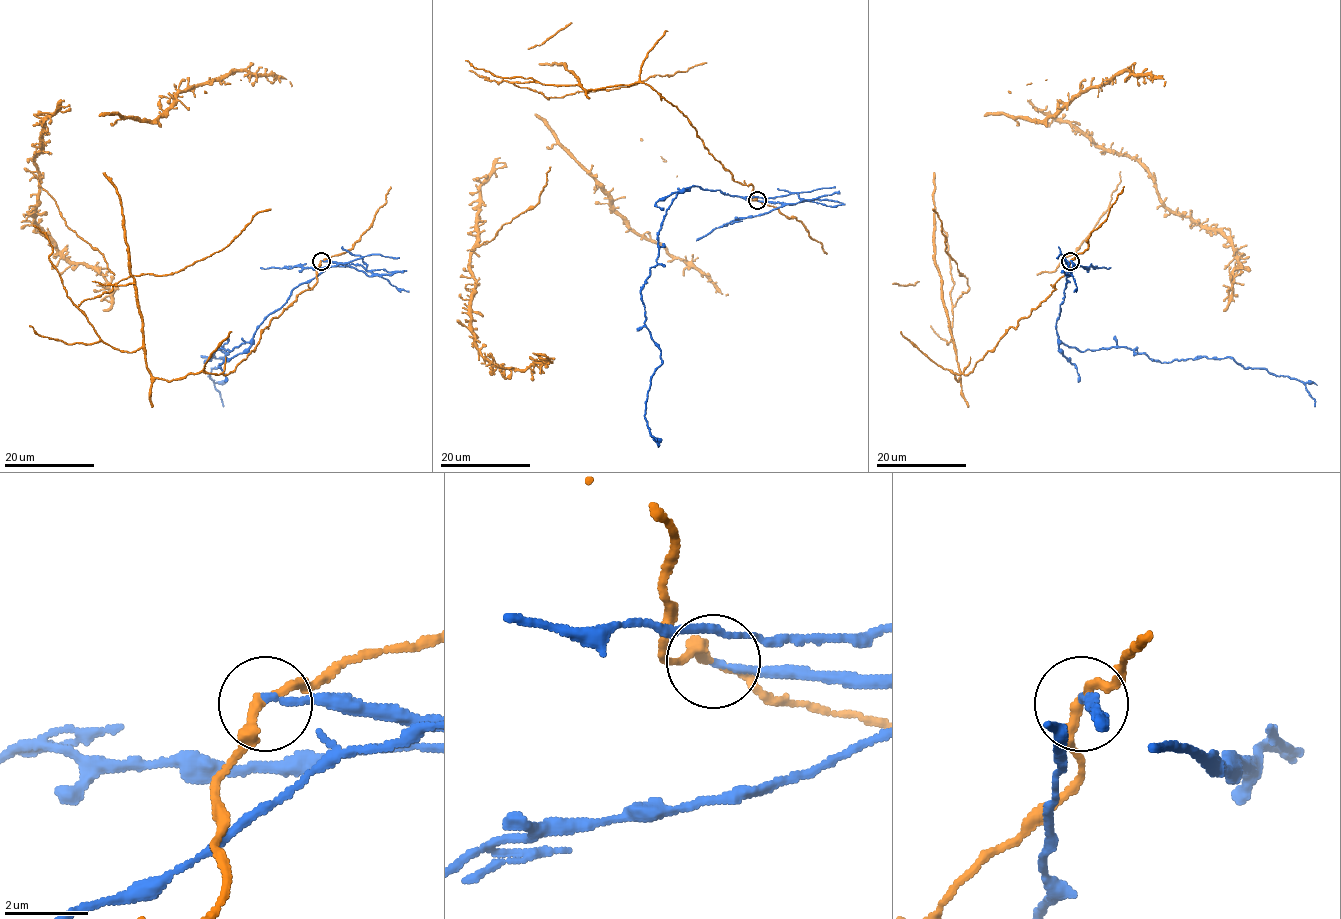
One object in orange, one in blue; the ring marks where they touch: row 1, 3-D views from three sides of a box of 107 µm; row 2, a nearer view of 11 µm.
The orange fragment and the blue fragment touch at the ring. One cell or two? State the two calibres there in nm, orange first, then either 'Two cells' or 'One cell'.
Thickness 200 nm (orange) against 160 nm. Two cells

